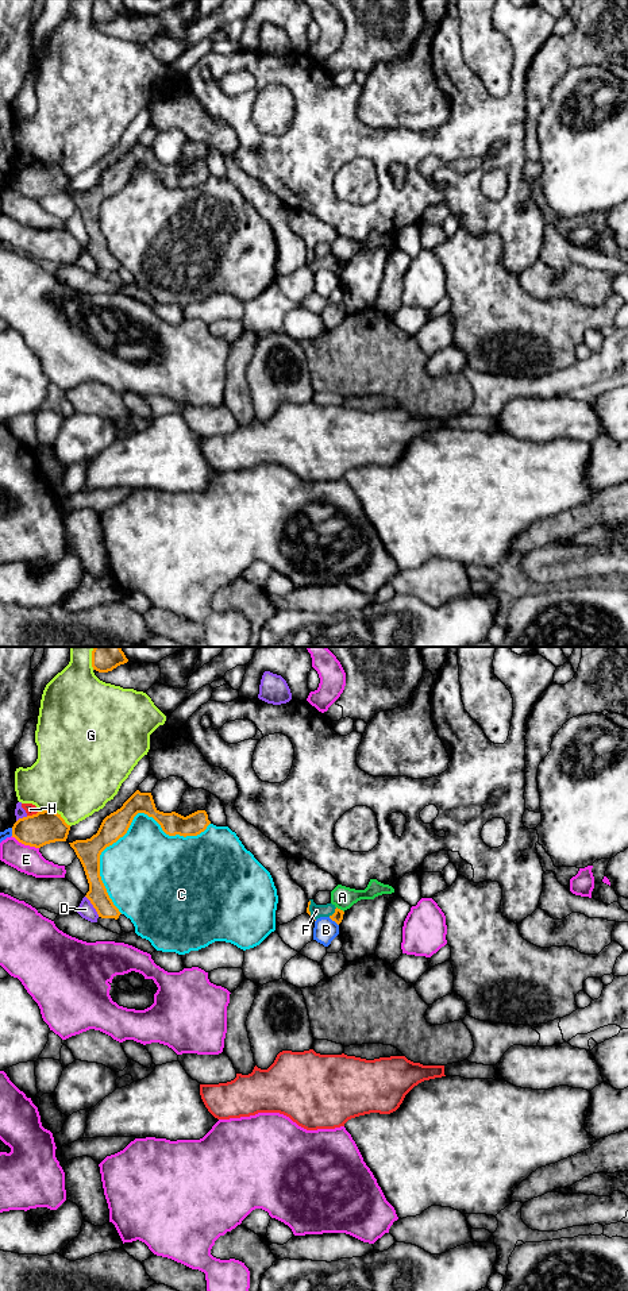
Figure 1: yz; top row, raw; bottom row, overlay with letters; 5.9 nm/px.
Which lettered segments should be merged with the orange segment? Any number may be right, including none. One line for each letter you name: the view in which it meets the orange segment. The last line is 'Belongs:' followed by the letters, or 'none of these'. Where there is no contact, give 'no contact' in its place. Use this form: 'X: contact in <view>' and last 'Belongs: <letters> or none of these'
F: contact in yz
Belongs: F

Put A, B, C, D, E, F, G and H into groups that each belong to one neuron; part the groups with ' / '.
A H / B / C / D / E / F / G

